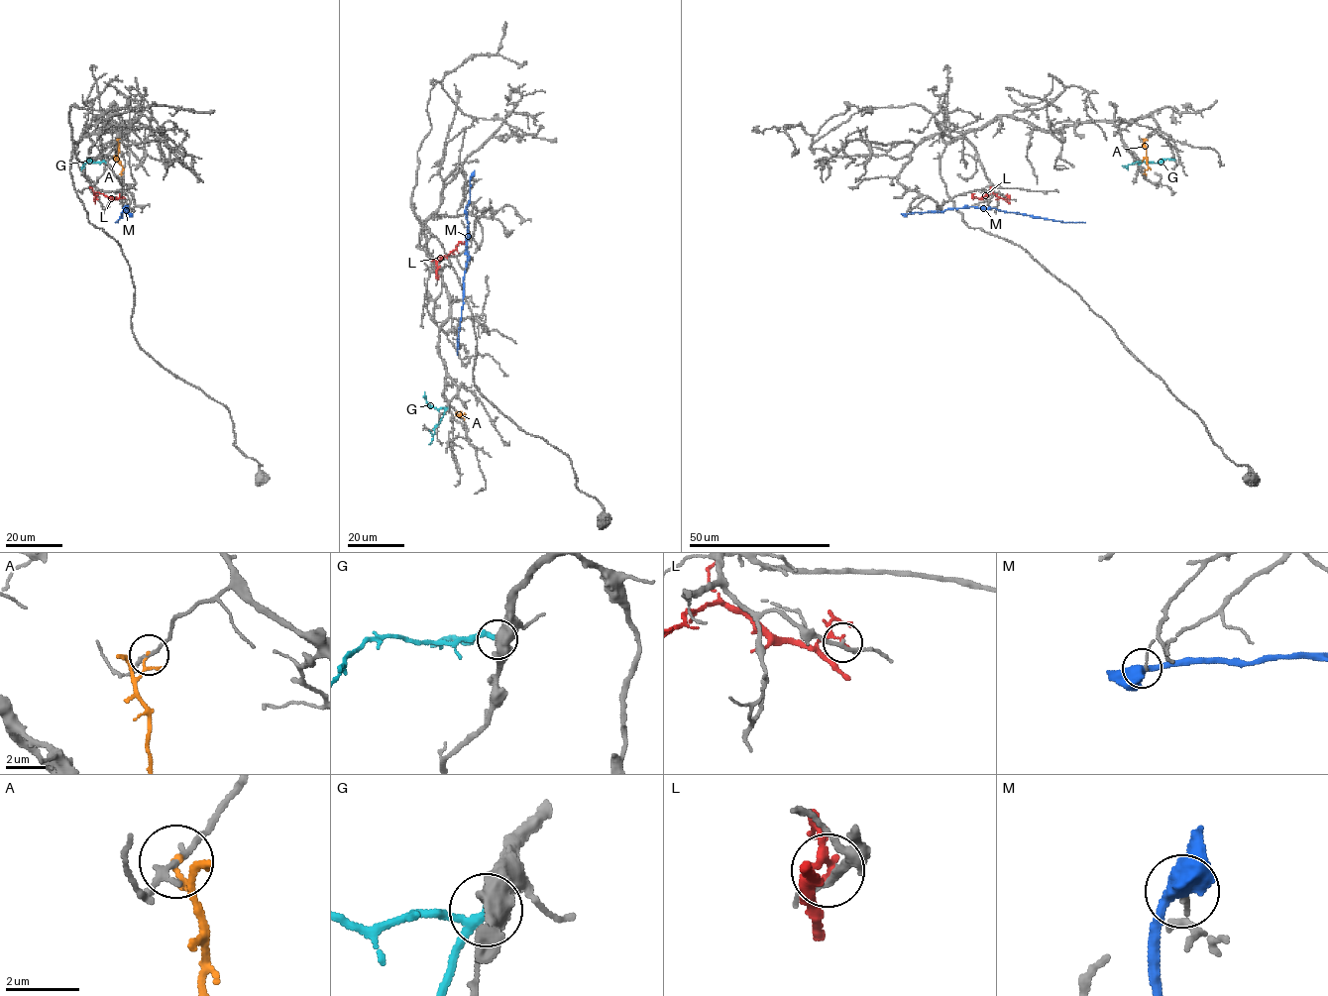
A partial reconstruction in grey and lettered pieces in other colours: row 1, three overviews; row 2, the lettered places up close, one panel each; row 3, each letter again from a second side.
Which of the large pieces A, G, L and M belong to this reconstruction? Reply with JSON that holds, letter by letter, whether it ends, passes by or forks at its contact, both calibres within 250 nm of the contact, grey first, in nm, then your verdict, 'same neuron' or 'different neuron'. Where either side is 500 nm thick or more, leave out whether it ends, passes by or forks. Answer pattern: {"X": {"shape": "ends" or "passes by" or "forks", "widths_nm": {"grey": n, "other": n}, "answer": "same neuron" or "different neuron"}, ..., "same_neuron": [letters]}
{"A": {"shape": "passes by", "widths_nm": {"grey": 180, "other": 90}, "answer": "different neuron"}, "G": {"shape": "passes by", "widths_nm": {"grey": 480, "other": 200}, "answer": "same neuron"}, "L": {"shape": "passes by", "widths_nm": {"grey": 200, "other": 170}, "answer": "different neuron"}, "M": {"shape": "passes by", "widths_nm": {"grey": 110, "other": 480}, "answer": "different neuron"}, "same_neuron": ["G"]}

